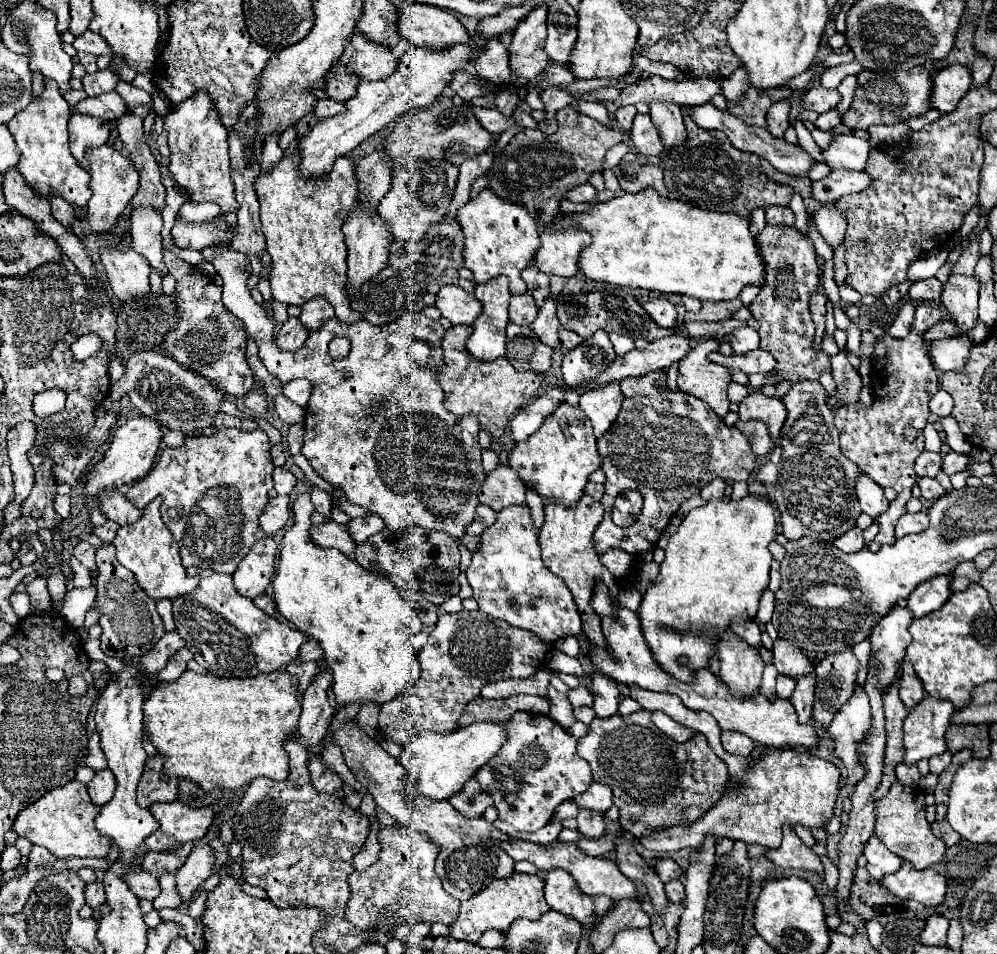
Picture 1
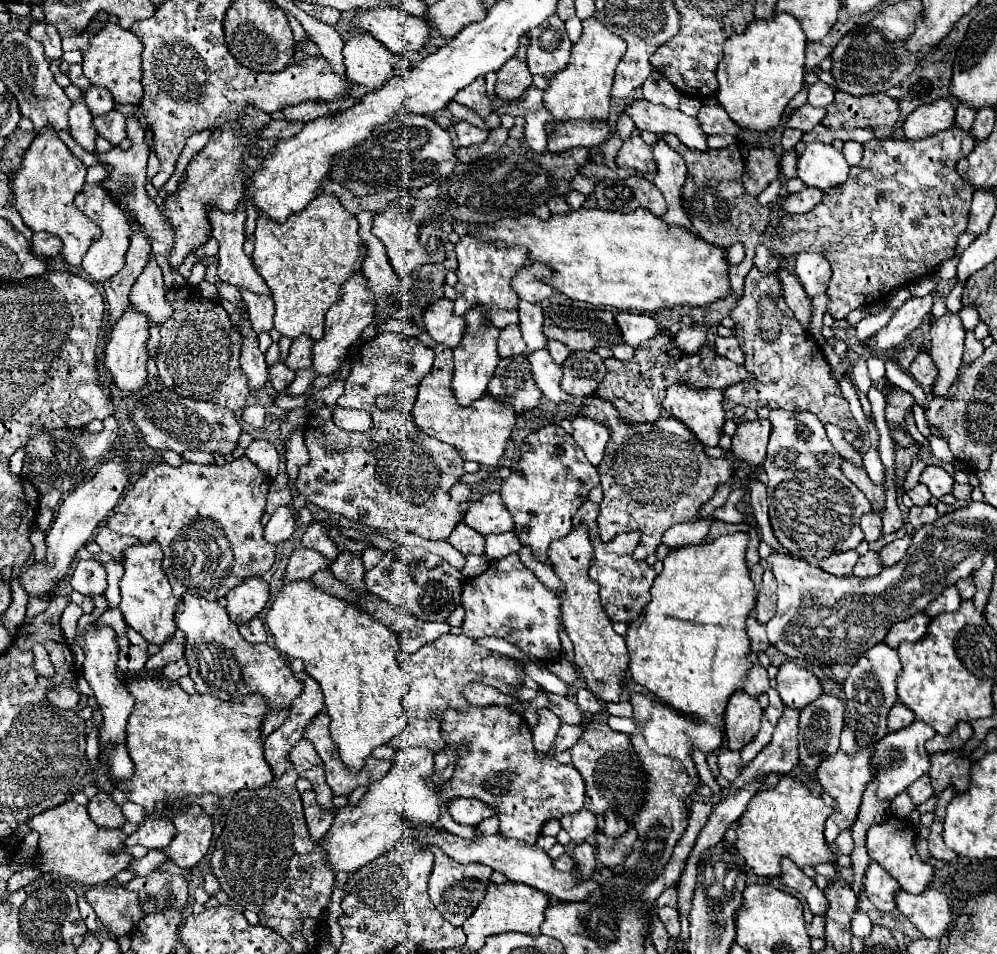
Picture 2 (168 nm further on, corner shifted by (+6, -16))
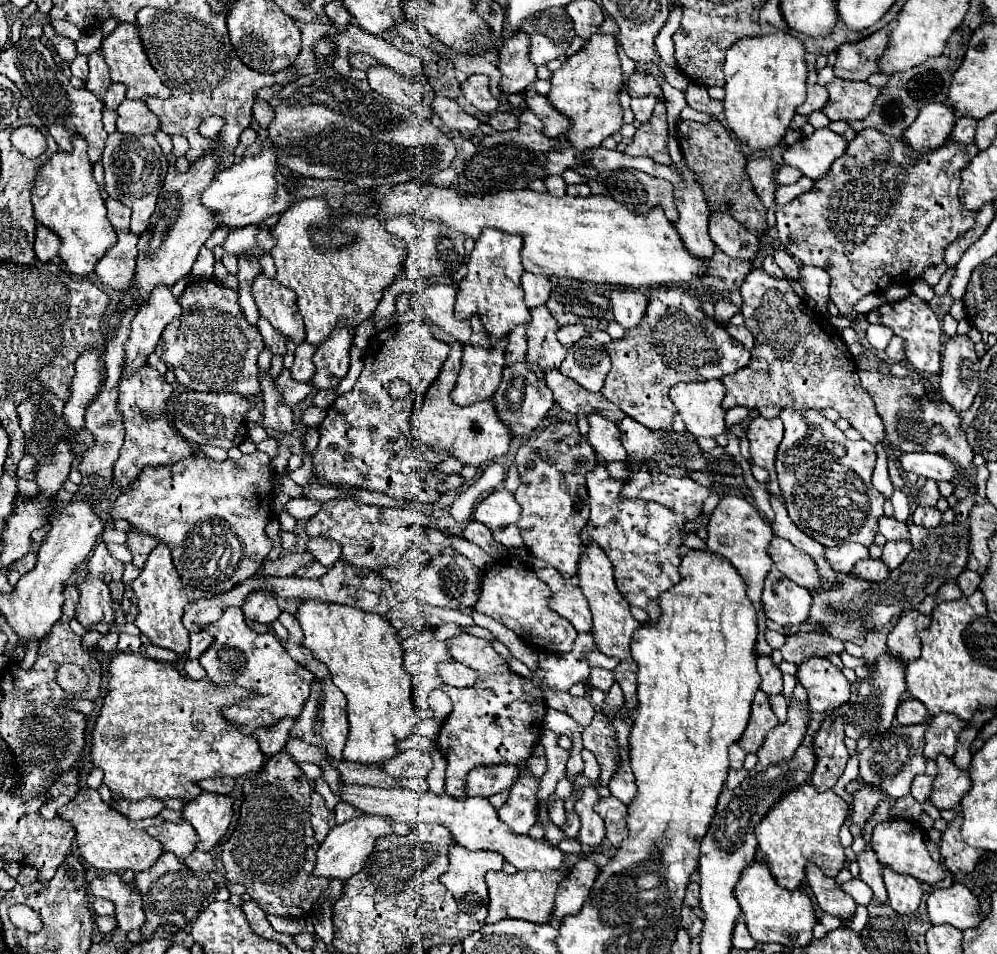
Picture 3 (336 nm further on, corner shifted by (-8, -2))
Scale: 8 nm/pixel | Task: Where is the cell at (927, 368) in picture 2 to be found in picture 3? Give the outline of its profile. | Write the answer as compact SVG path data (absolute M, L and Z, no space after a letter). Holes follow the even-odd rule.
M910 294L904 300L898 302L886 302L882 304L878 310L866 314L866 320L870 324L882 324L882 326L890 326L892 332L896 336L900 336L904 340L904 354L906 360L910 362L910 366L922 374L939 374L941 366L941 346L940 338L942 338L942 326L936 318L936 314L930 310L930 306L926 302L922 302L918 296Z

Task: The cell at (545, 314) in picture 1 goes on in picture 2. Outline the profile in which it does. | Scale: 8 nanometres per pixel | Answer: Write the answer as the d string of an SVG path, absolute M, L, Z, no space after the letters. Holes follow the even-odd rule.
M548 346L532 352L528 356L528 360L532 364L534 382L538 384L538 388L544 392L544 396L548 400L552 400L556 404L558 402L576 402L584 416L594 418L596 422L604 424L610 430L610 442L612 444L608 444L608 468L598 468L600 480L602 480L602 488L604 488L604 500L600 504L600 522L598 522L598 534L600 534L602 542L610 542L620 532L638 532L640 534L640 542L638 542L632 558L634 560L644 560L646 556L656 552L662 534L672 524L676 524L676 522L694 522L698 508L712 498L716 488L722 486L722 484L734 482L736 460L706 456L704 444L678 418L660 418L654 424L650 424L650 422L648 424L626 424L620 418L620 414L614 408L614 404L610 404L608 400L602 400L602 398L576 400L576 398L570 398L566 392L562 392L560 390L560 382L563 368L561 367L562 365L556 364L552 360L552 356L548 352Z

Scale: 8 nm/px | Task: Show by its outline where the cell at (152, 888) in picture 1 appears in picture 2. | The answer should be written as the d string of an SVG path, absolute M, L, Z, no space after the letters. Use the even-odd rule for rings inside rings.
M100 884L86 892L86 900L94 906L102 924L114 938L130 934L144 918L144 908L136 892L116 884Z

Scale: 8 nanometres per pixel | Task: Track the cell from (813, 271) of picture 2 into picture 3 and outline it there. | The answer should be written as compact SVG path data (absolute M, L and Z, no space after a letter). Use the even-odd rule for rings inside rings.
M802 266L800 268L800 284L808 298L816 302L816 309L823 311L829 301L830 278L826 270L818 270L814 266Z

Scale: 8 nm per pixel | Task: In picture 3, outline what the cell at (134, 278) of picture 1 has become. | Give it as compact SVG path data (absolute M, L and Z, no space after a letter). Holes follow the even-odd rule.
M150 366L138 370L138 374L126 374L120 380L120 398L118 412L122 414L124 426L124 444L120 450L120 458L114 464L114 484L124 492L128 486L140 476L144 466L162 466L174 464L182 458L188 458L194 450L192 444L170 424L166 404L172 396L172 386L164 382L164 378Z

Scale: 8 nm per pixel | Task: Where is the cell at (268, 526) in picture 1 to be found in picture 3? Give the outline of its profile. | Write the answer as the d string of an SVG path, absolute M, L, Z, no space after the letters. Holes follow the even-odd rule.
M294 498L288 502L288 514L292 514L296 520L308 520L320 510L322 502L314 502L308 498Z

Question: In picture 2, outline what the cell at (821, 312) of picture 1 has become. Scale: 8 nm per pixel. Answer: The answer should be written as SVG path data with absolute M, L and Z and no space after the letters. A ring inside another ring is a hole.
M780 268L780 270L778 270L778 276L780 276L780 280L782 280L786 304L788 304L790 310L794 312L796 320L798 320L806 330L810 330L810 320L812 320L812 300L810 300L808 294L804 292L804 288L802 288L802 284L798 282L796 274L788 272L786 268Z

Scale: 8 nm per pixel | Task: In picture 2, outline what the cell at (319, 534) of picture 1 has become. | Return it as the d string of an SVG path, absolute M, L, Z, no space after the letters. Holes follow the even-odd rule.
M298 548L298 550L294 550L294 554L290 556L290 562L288 562L284 580L310 578L314 572L318 572L318 570L322 570L322 568L328 568L330 564L332 564L332 562L330 562L326 556L322 556L320 552L310 550L310 548Z

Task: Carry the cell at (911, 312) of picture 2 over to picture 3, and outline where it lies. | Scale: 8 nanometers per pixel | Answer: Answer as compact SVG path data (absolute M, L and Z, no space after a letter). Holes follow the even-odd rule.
M868 326L866 330L866 338L870 342L870 346L878 352L884 352L892 334L890 334L890 328L884 328L884 326Z

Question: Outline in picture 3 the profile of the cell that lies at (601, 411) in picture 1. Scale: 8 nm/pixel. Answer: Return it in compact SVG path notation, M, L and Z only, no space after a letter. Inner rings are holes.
M598 414L588 416L588 422L590 422L588 442L596 450L596 454L606 462L626 462L628 452L620 442L620 434L614 422L600 418Z

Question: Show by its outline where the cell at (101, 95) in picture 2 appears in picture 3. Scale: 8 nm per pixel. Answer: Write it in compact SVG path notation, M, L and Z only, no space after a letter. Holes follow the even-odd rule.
M112 84L106 88L104 96L102 96L102 104L108 110L118 110L118 106L122 104L122 100L126 98L126 86L122 84Z

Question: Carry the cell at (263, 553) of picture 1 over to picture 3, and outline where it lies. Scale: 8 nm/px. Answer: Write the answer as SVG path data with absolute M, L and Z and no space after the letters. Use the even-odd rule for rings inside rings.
M250 594L250 598L246 600L246 606L242 608L242 612L248 620L270 626L278 618L280 608L278 608L278 602L272 594Z

